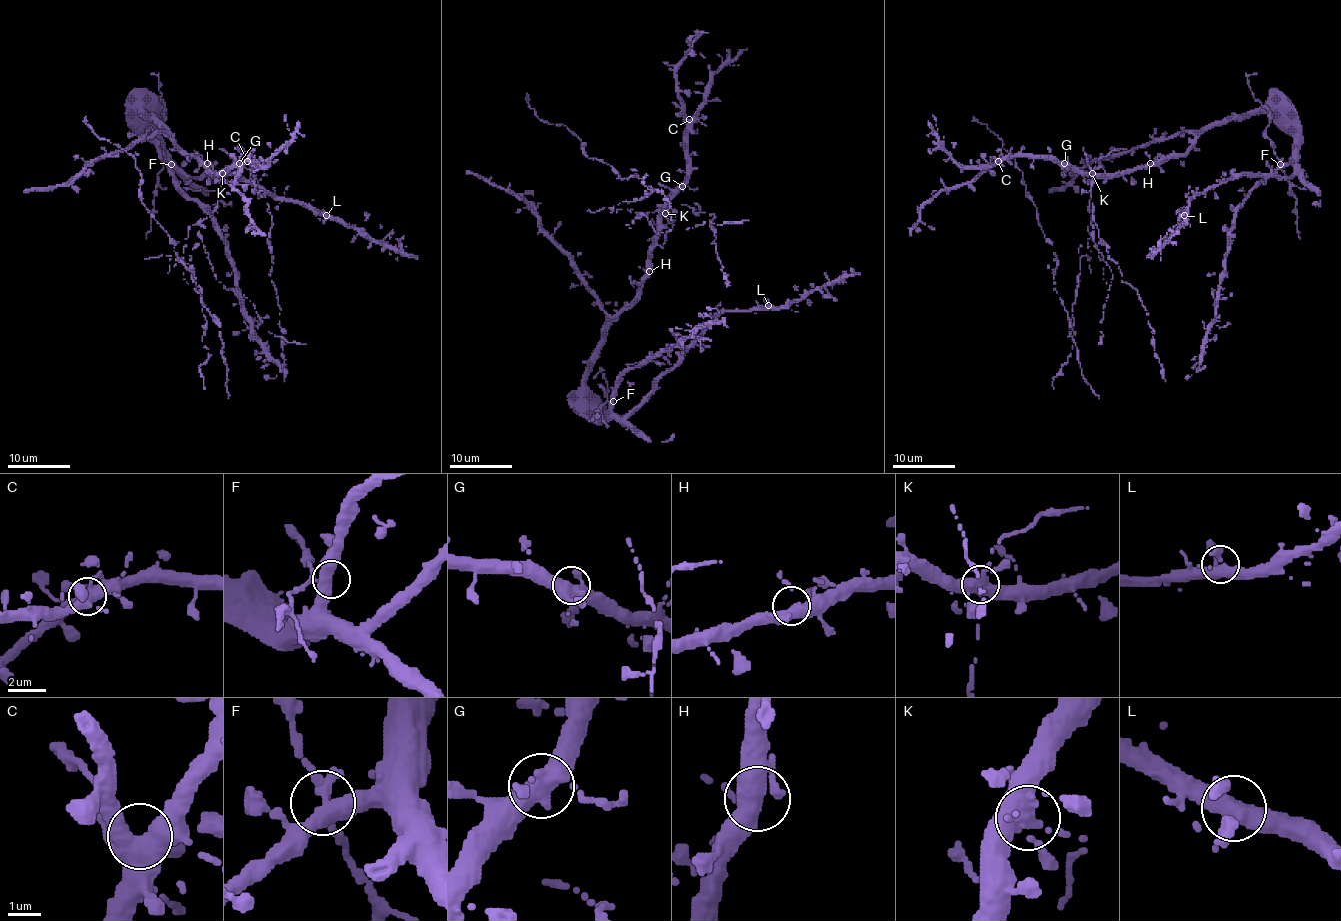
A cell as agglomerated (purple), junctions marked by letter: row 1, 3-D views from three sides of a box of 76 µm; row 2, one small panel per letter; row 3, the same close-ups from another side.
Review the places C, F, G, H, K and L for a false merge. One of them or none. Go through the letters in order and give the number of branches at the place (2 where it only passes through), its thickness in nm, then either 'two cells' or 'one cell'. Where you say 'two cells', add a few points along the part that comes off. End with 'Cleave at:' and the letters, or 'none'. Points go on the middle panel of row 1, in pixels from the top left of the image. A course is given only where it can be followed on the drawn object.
C: 5 | 440 nm | one cell
F: 4 | 380 nm | one cell
G: 6 | 420 nm | one cell
H: 3 | 360 nm | one cell
K: 5 | 400 nm | two cells | (665, 214), (627, 209), (626, 200), (651, 194), (641, 183), (648, 175)
L: 4 | 380 nm | one cell
Cleave at: K

